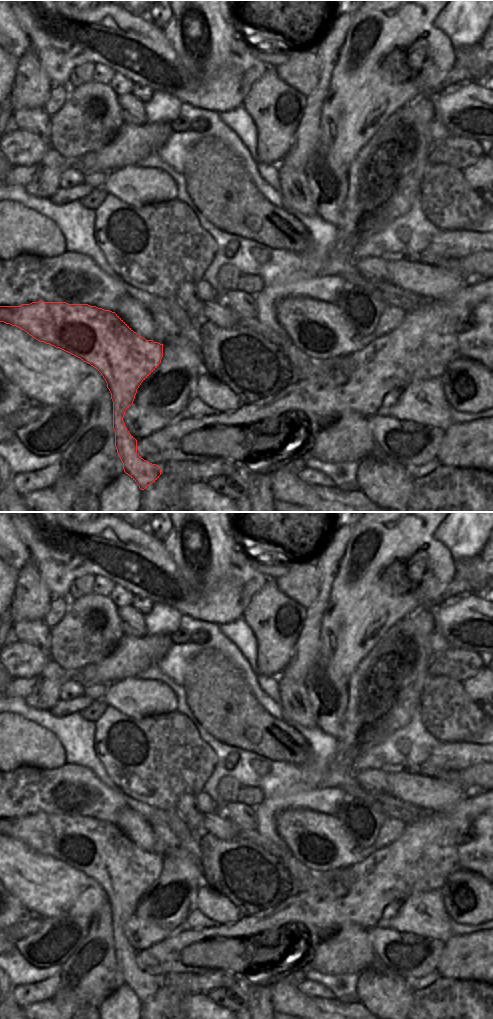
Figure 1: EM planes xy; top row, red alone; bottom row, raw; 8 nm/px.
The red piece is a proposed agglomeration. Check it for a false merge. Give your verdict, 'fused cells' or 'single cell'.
single cell

